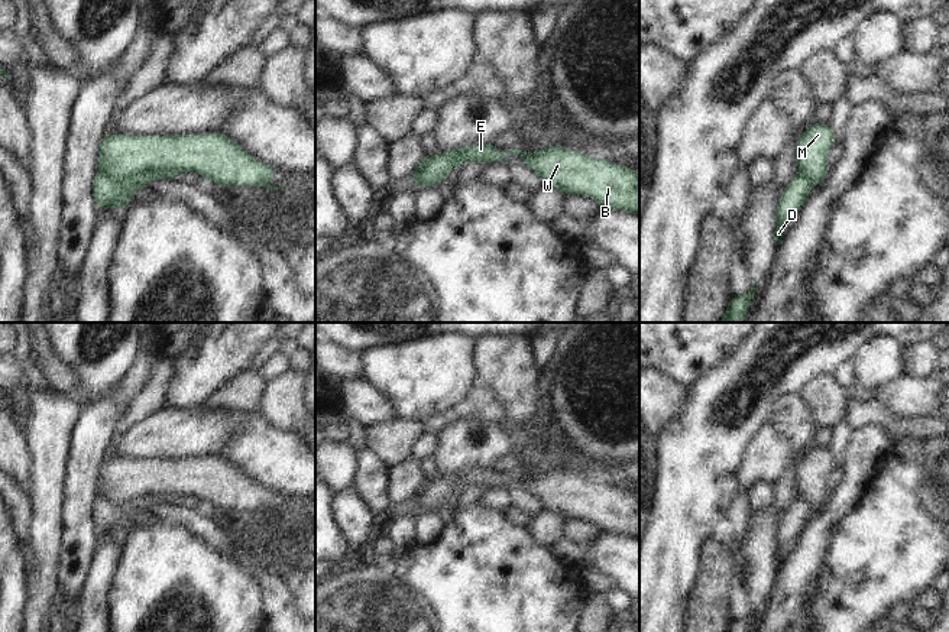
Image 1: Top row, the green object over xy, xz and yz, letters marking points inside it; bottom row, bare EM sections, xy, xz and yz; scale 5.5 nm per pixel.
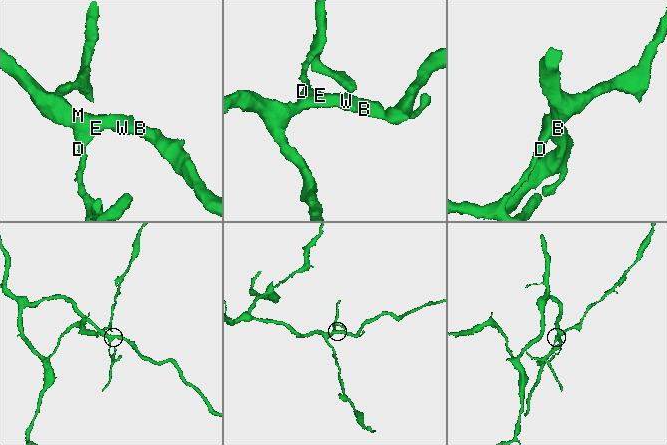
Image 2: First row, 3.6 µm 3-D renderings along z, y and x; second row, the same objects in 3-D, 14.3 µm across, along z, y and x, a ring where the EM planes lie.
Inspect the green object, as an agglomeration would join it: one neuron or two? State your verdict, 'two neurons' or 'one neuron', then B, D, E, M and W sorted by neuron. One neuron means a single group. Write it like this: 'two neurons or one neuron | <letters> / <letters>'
two neurons | B M W / D E

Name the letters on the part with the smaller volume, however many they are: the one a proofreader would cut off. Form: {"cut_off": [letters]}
{"cut_off": ["D", "E"]}

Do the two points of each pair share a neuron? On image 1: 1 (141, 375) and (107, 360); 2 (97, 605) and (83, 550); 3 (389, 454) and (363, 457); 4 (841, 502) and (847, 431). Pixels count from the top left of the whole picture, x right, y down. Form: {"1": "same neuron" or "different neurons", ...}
{"1": "different neurons", "2": "different neurons", "3": "different neurons", "4": "different neurons"}

